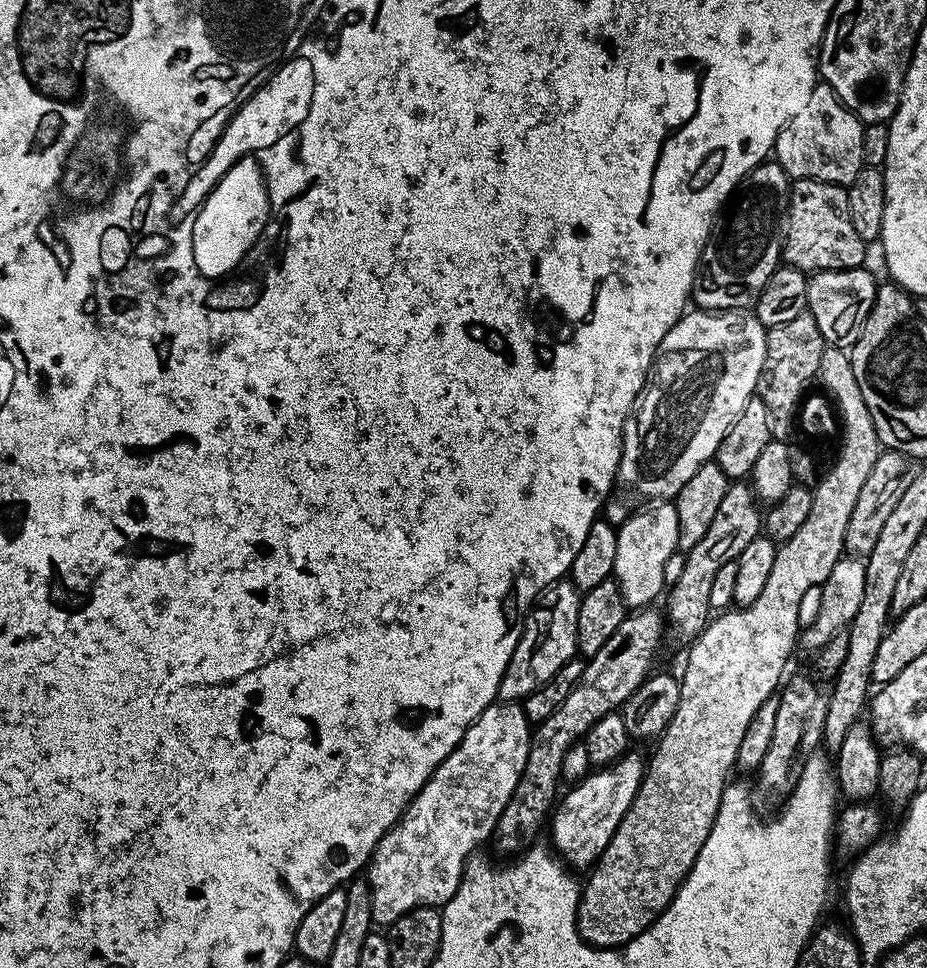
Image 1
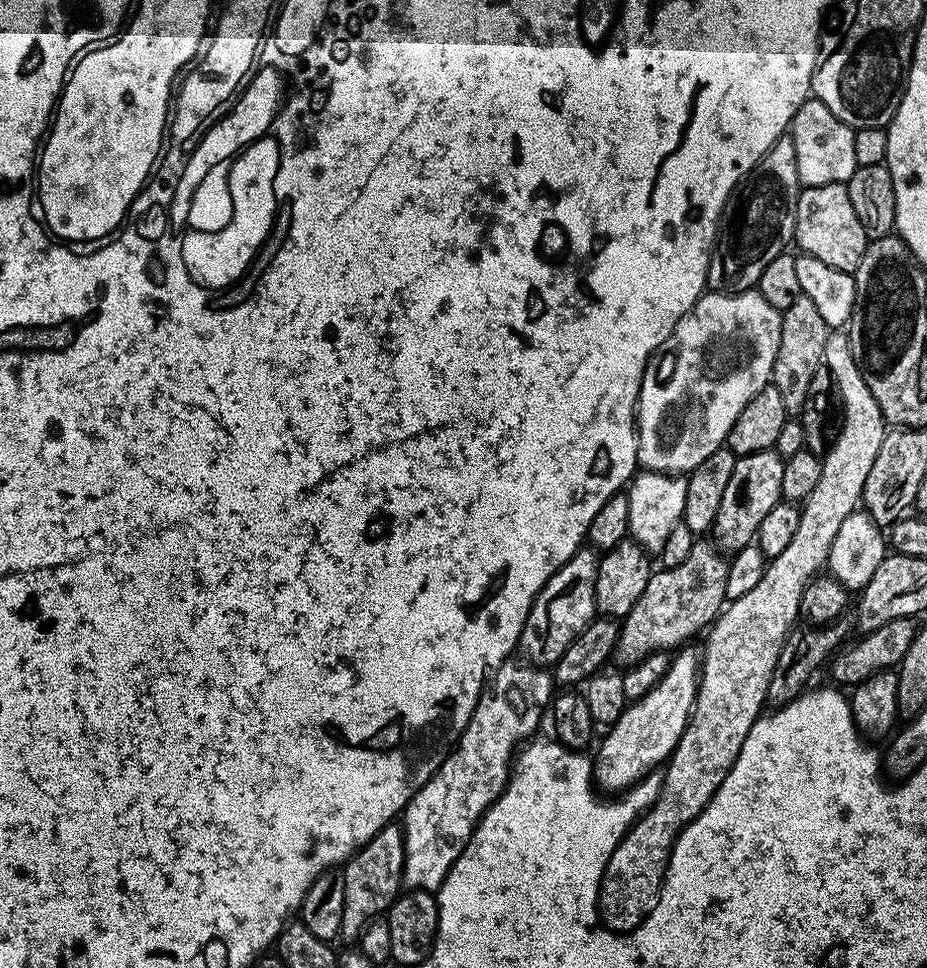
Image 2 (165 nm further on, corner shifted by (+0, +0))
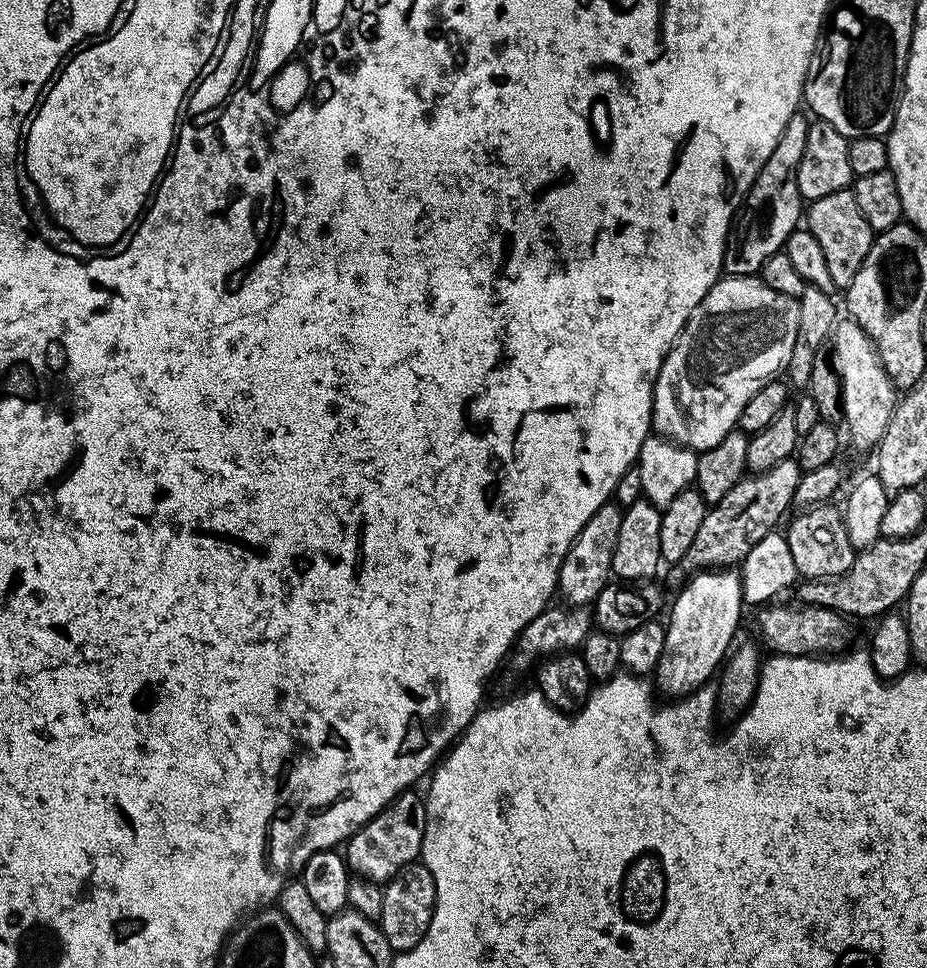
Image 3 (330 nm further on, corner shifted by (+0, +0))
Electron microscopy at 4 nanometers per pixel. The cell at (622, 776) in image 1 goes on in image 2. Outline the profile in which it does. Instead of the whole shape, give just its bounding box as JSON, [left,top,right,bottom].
[594,646,702,794]

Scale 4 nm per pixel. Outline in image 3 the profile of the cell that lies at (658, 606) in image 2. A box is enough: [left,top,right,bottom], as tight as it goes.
[679,458,801,574]

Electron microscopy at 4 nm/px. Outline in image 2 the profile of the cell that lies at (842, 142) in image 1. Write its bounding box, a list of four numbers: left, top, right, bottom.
[790,98,856,188]

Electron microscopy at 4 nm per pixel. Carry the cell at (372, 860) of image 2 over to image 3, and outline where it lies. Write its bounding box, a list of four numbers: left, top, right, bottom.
[346,790,428,885]

